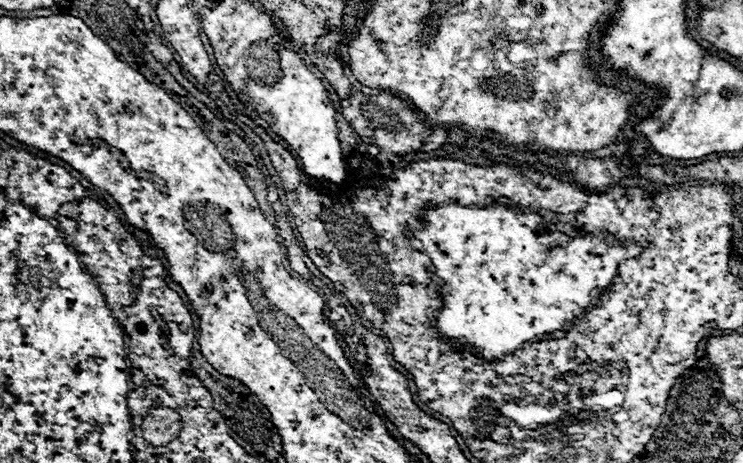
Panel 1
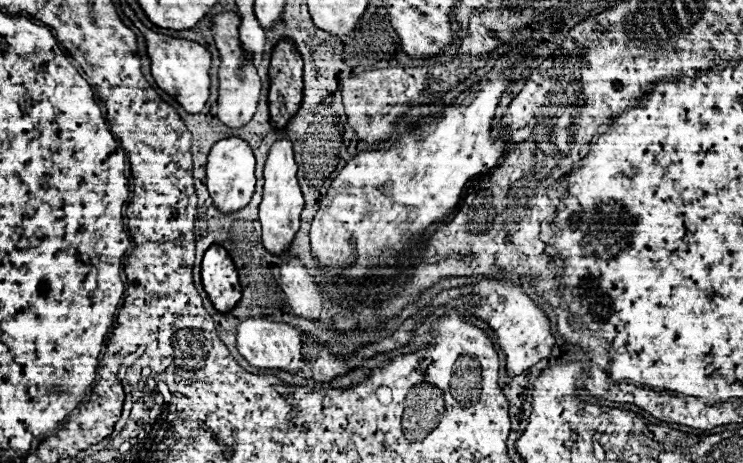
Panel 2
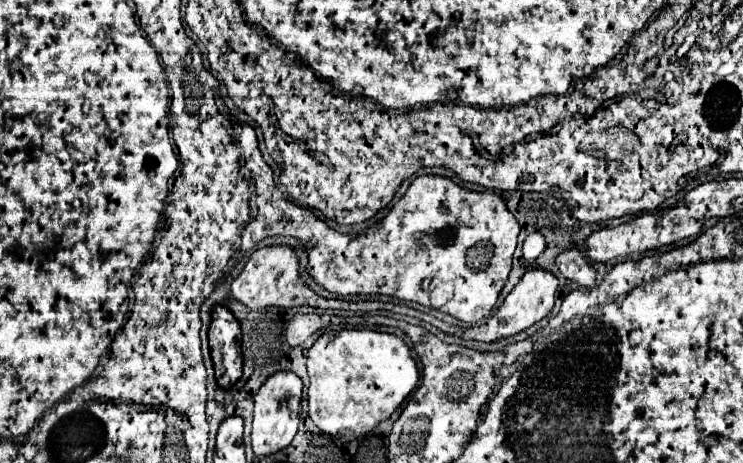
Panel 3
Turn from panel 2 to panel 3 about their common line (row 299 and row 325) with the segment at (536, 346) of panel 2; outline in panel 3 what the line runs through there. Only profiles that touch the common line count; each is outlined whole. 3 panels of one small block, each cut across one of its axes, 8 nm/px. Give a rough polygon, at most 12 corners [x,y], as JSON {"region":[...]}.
{"region":[[532,268],[498,312],[470,328],[480,342],[506,338],[552,310],[558,278]]}

